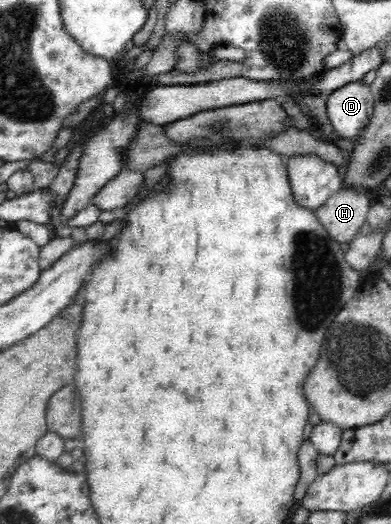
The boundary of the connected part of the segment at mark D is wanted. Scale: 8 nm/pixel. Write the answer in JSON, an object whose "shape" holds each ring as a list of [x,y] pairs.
{"shape":[[[360,79],[336,88],[325,98],[325,108],[335,133],[358,139],[373,116],[371,84]]]}

